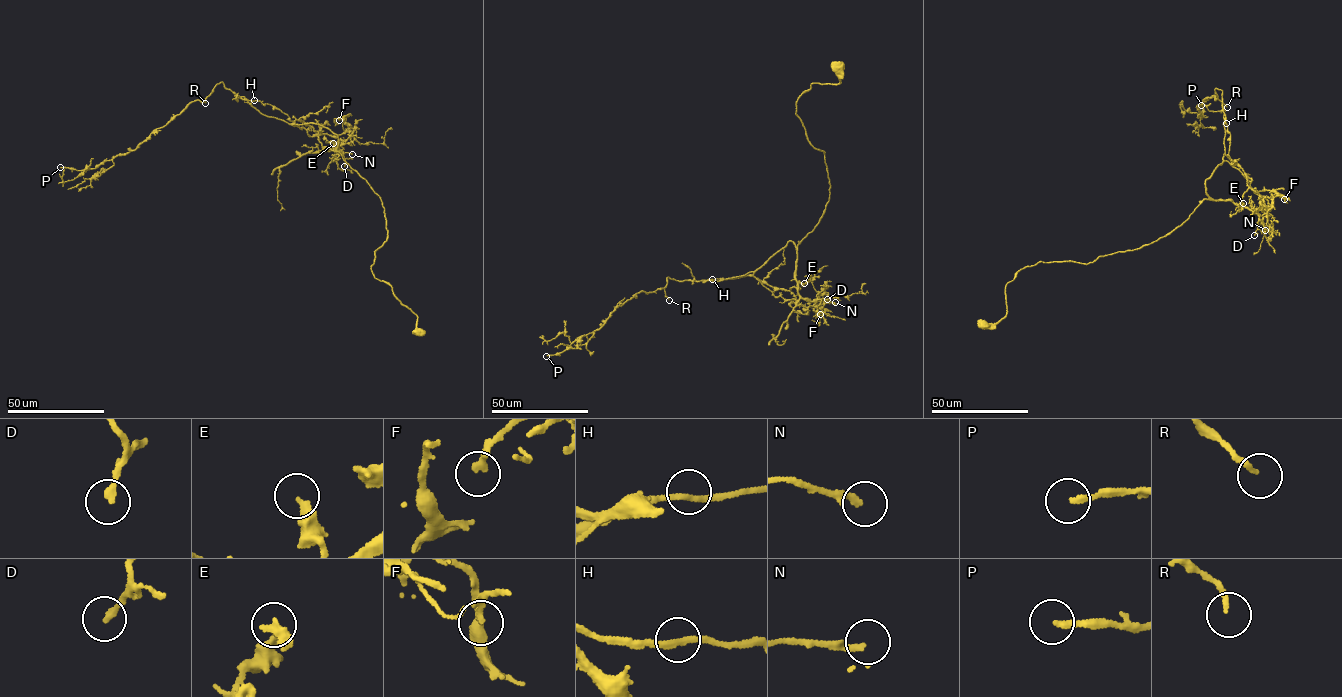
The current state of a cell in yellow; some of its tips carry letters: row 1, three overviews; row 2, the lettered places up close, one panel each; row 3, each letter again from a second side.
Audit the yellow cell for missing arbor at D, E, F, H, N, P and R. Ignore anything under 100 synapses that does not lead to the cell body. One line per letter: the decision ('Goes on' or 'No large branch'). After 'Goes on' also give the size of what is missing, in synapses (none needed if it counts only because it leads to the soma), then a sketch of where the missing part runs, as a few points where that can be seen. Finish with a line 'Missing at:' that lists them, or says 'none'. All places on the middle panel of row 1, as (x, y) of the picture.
D: No large branch
E: No large branch
F: No large branch
H: No large branch
N: No large branch
P: No large branch
R: No large branch
Missing at: none

